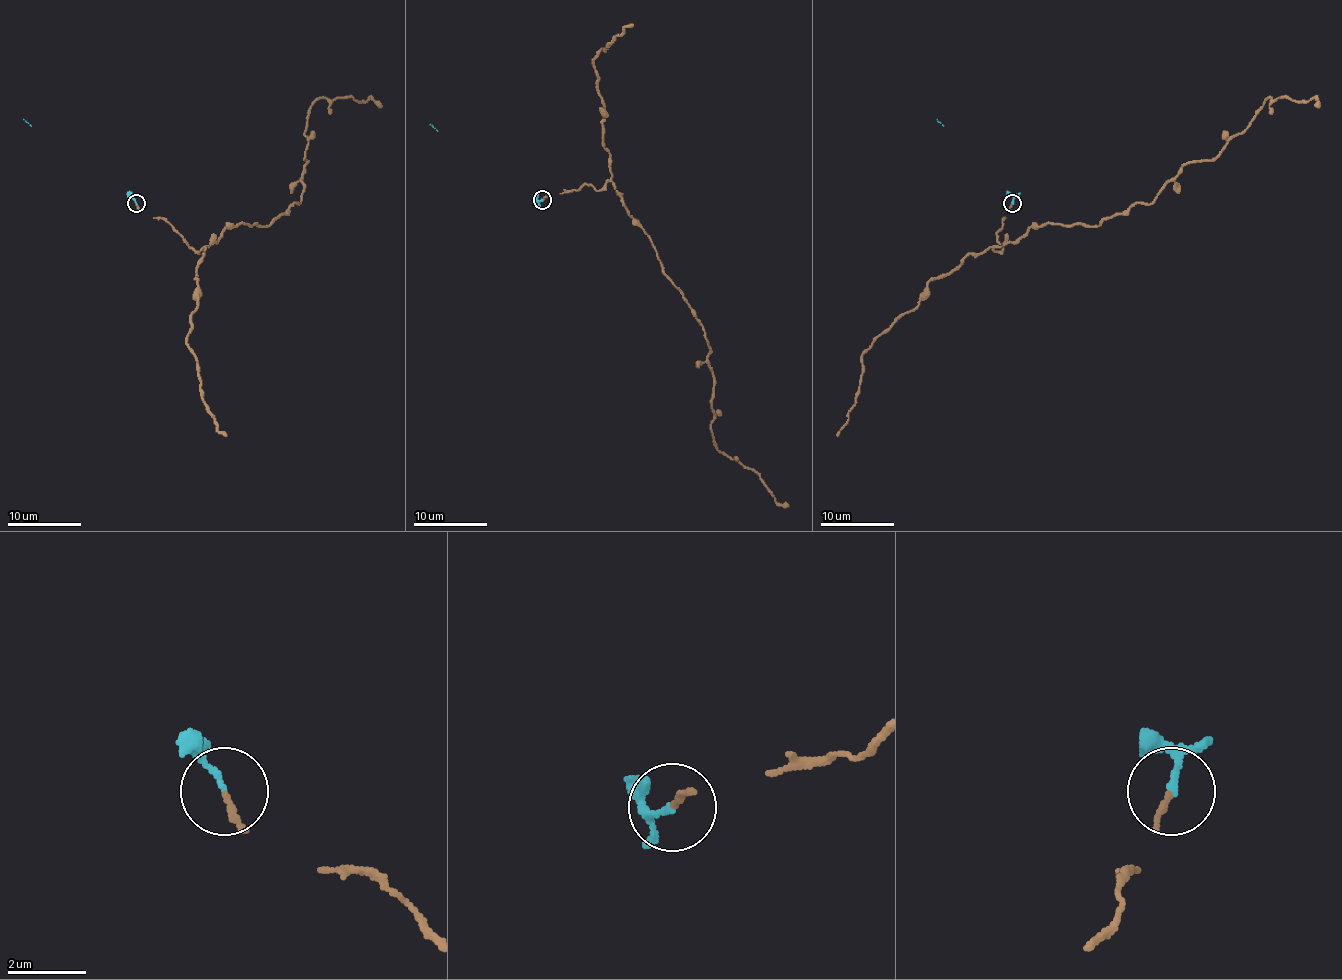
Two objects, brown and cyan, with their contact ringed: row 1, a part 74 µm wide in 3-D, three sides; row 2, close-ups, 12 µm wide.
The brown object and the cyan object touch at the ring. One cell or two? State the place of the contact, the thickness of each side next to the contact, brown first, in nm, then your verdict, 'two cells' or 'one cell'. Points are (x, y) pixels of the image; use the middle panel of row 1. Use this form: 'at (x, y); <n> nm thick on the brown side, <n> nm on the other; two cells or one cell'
at (542, 200); 160 nm thick on the brown side, 150 nm on the other; one cell

